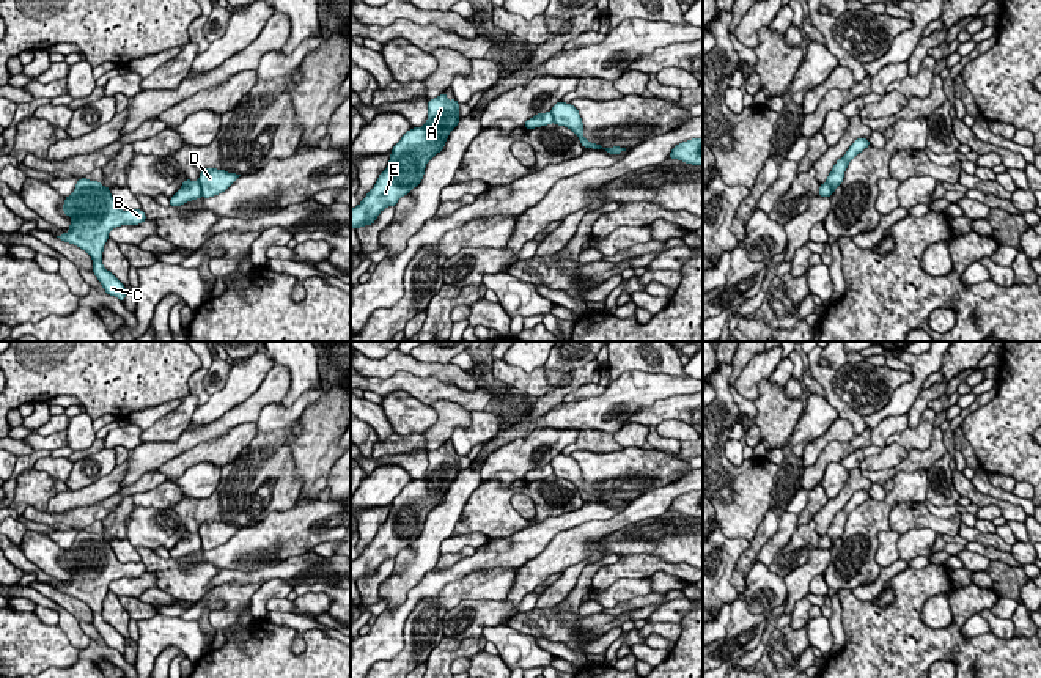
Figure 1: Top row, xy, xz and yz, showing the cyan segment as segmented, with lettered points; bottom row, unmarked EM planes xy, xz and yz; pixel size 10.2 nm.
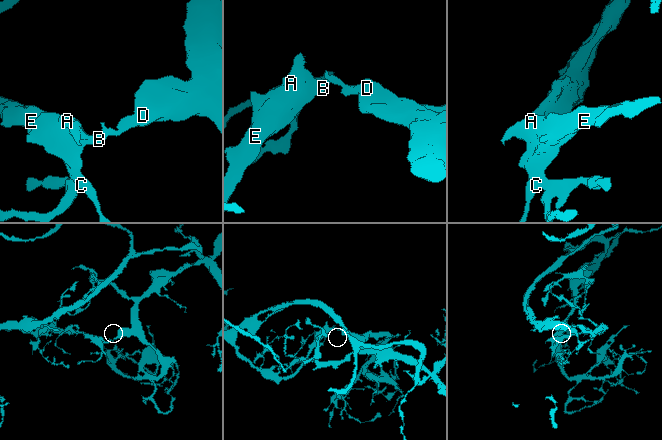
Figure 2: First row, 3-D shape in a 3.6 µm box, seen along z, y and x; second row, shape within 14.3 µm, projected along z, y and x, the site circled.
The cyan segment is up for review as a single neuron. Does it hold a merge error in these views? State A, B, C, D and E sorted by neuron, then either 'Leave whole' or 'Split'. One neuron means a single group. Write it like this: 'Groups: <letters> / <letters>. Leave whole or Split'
Groups: A B C E / D. Split

